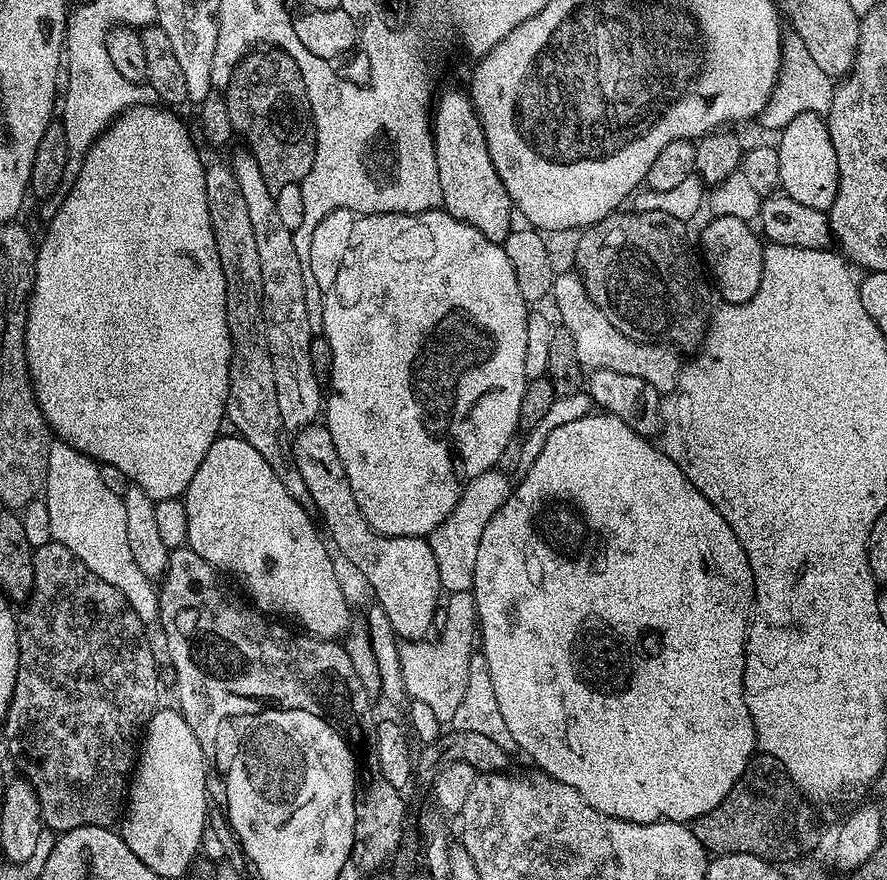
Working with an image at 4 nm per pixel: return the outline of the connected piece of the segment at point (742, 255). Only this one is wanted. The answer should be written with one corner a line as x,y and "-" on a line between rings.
730,215
715,216
702,232
702,256
716,280
718,290
725,303
741,304
749,301
761,285
762,266
764,265
764,244
758,232
748,236
752,228
747,220

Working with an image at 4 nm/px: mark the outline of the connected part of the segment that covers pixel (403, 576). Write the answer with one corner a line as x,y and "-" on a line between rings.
323,423
301,428
293,440
296,441
290,444
292,459
298,466
298,474
302,474
302,482
306,482
306,490
310,490
310,498
314,498
318,516
324,519
326,532
328,527
330,540
332,535
334,548
336,543
335,551
340,551
368,579
369,586
376,591
375,603
386,610
386,618
390,618
397,637
403,641
425,639
432,628
432,619
435,616
437,619
436,603
440,596
442,600
438,562
434,562
434,550
430,550
427,539
384,536
368,525
362,510
358,510
358,502
354,502
346,470
342,470
342,458
334,450
334,438
330,438
330,430

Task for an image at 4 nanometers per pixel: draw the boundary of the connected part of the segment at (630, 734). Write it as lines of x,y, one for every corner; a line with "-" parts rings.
603,410
593,411
582,418
574,418
574,422
566,422
557,428
551,428
543,437
538,458
519,477
518,483
513,487
510,498
502,502
498,514
490,518
486,525
486,530
482,534
482,542
478,542
478,562
474,566
474,582
472,583
472,597
476,603
476,619
478,621
478,644
486,658
486,666
490,670
490,679
494,685
494,698
498,702
498,711
502,713
502,722
506,722
506,727
510,729
510,734
514,734
514,742
517,749
525,752
533,760
535,767
553,776
558,782
570,786
570,790
578,790
594,810
602,810
602,814
610,814
614,818
622,818
626,822
638,822
639,824
649,824
659,820
678,820
681,822
691,822
702,814
714,810
726,794
738,782
738,778
746,770
746,766
751,762
753,756
757,755
756,731
754,722
750,718
750,710
744,701
744,645
750,631
750,619
748,612
754,608
754,578
750,570
750,562
746,558
746,550
742,550
742,542
730,530
726,518
718,514
718,510
711,502
702,495
697,488
689,482
686,474
678,470
676,463
664,453
664,449
657,446
649,437
639,436
622,418
609,416

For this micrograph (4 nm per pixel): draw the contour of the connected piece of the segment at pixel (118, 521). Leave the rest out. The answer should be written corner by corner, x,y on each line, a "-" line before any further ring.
59,438
51,441
42,499
50,514
52,540
66,546
98,578
118,589
145,626
155,625
160,619
160,593
153,577
142,574
130,554
130,542
126,542
126,506
122,497
105,485
100,467
73,444

